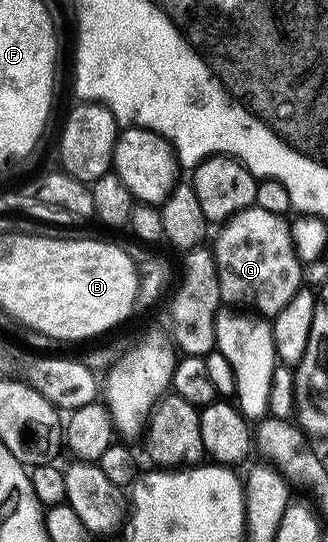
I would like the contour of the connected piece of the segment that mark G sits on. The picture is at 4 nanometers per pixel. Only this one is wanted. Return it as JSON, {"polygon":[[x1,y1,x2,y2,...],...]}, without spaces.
{"polygon":[[255,204,220,227,221,235,217,238,215,258,219,263,221,275,222,303,233,308,248,308,261,316,275,316,289,303,291,296,295,296,295,292,302,289,303,263,297,256,297,246,289,235,285,220,284,217,267,212,263,207]]}

